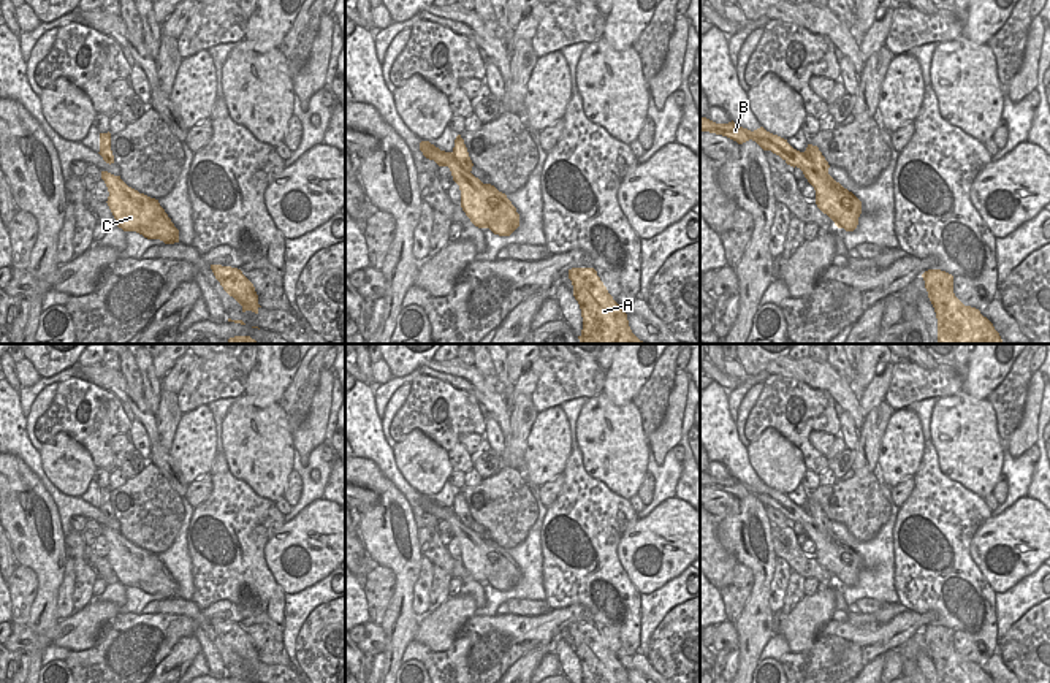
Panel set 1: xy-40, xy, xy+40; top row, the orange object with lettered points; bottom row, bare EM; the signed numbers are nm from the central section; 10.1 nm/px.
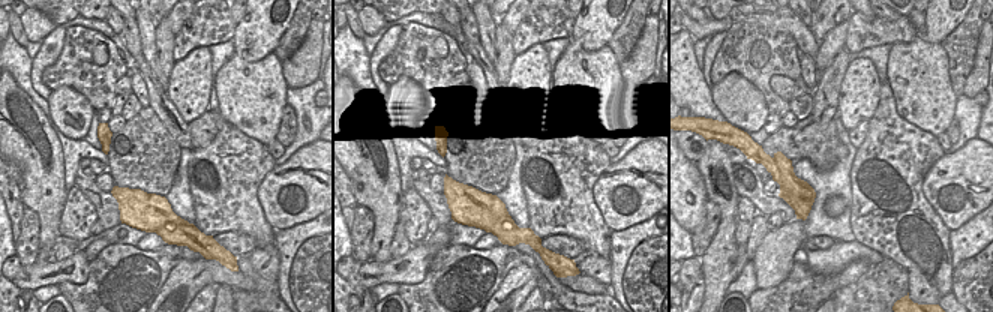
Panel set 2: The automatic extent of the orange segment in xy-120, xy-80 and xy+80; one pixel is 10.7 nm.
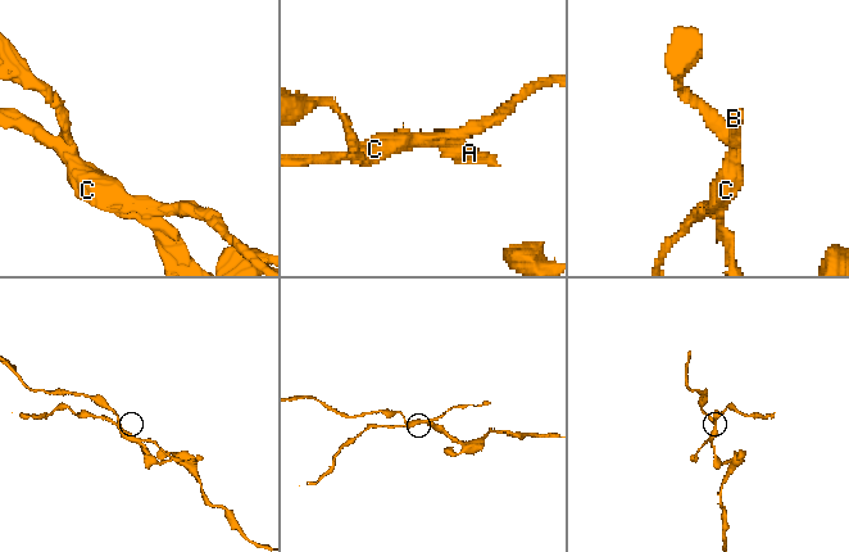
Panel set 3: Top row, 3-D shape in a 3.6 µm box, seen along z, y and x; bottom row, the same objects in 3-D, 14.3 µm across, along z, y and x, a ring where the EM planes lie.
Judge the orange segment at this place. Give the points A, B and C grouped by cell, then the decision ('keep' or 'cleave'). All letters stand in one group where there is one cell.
A / B C; cleave

